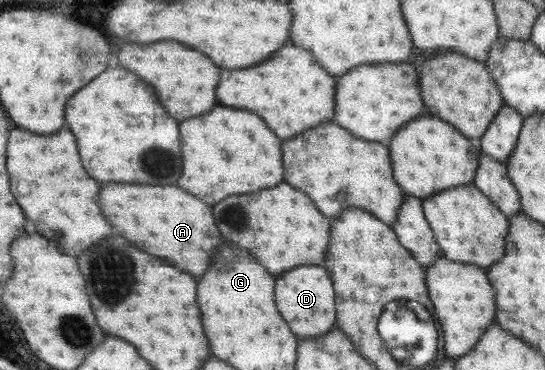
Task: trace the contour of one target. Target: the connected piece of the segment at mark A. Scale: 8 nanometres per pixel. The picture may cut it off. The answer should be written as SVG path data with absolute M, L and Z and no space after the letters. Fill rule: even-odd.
M103 184L99 188L99 208L103 208L103 216L111 220L111 226L115 228L115 234L127 236L133 244L139 244L139 248L147 248L151 256L167 258L177 268L183 268L185 272L191 272L193 276L201 276L209 266L209 256L213 254L213 248L221 244L221 234L217 230L219 220L213 220L211 206L201 202L199 198L183 192L177 186L147 186L147 184Z

